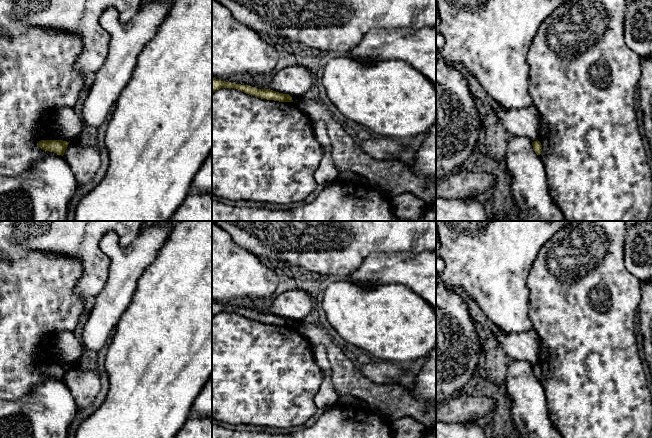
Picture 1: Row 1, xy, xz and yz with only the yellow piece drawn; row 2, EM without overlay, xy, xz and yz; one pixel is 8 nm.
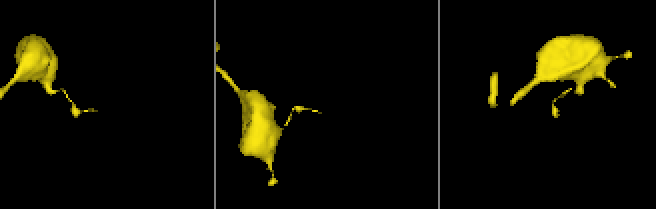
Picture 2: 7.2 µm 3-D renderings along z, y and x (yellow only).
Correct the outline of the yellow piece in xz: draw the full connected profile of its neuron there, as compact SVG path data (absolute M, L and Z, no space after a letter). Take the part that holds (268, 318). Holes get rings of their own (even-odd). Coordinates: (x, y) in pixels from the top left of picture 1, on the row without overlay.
M212 301L212 317L220 312L234 312L246 318L267 324L274 324L279 326L293 326L289 318L279 317L270 313L258 313L252 310L236 308L232 306L225 306Z

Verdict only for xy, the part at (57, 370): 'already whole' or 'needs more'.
already whole

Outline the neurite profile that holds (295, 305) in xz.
M301 290L285 291L266 306L268 313L291 321L303 319L312 308L310 296Z

